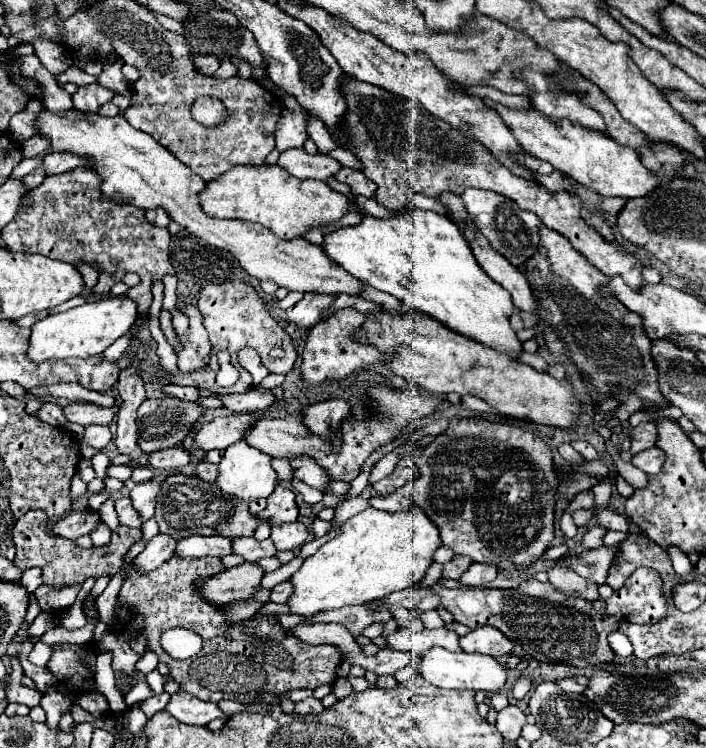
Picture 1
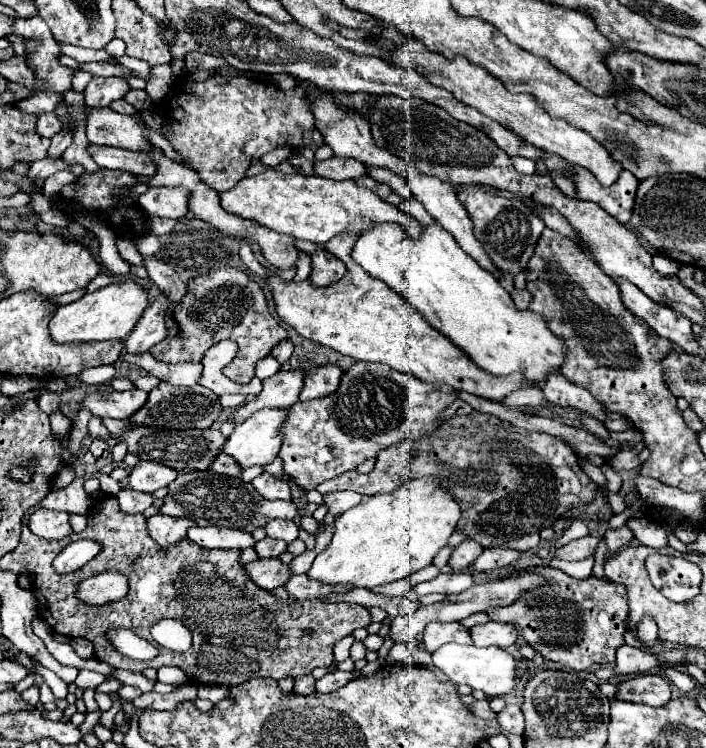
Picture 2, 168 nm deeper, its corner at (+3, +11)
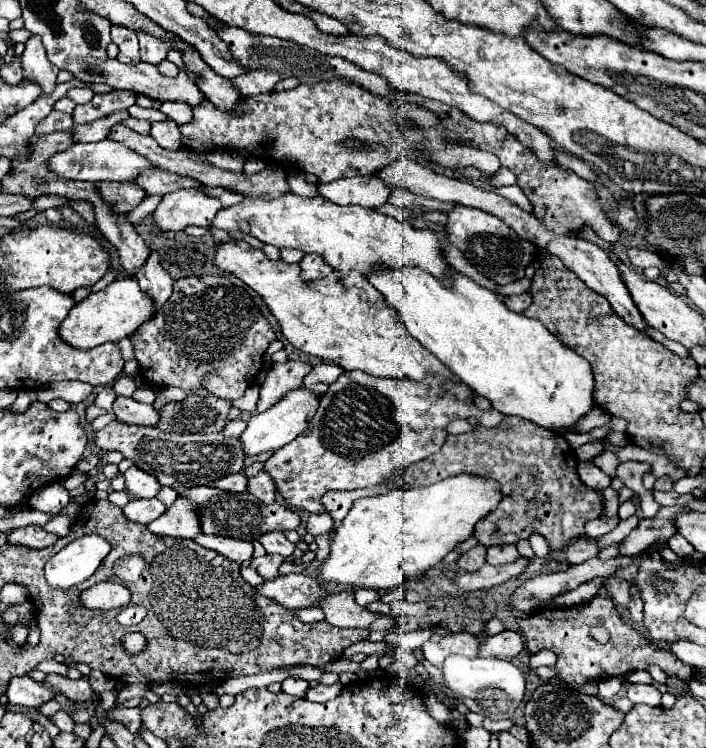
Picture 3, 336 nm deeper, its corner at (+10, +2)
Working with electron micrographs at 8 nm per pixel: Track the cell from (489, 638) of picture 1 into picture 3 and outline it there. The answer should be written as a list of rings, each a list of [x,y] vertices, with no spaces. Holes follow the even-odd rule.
[[[502,631],[488,637],[480,645],[480,657],[498,657],[512,659],[524,651],[524,639],[518,631]]]

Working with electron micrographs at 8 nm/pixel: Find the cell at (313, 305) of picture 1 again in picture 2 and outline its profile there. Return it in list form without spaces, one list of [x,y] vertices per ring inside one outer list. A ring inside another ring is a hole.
[[[311,254],[311,262],[313,262],[313,270],[311,270],[311,284],[313,286],[331,286],[335,284],[335,280],[341,280],[347,270],[345,270],[345,264],[341,260],[337,260],[335,256],[331,254]]]

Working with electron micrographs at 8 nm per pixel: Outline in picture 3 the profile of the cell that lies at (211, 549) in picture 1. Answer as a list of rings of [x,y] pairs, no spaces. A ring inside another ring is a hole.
[[[200,533],[194,539],[202,547],[208,547],[208,549],[212,549],[232,561],[238,561],[238,563],[252,557],[252,543],[250,541],[240,541],[240,539],[222,537],[222,535],[204,535],[204,533]]]

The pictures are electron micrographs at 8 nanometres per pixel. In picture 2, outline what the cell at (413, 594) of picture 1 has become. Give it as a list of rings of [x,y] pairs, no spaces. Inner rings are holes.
[[[443,572],[437,578],[429,580],[429,582],[421,582],[415,586],[417,596],[427,596],[431,592],[441,592],[441,594],[459,594],[467,588],[473,586],[473,576],[469,572]]]

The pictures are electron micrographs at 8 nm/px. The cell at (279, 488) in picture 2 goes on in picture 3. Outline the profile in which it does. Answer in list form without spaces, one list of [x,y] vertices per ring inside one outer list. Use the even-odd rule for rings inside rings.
[[[260,471],[256,477],[248,479],[248,491],[252,495],[256,495],[262,503],[274,503],[276,485],[274,485],[272,477],[266,471]]]

